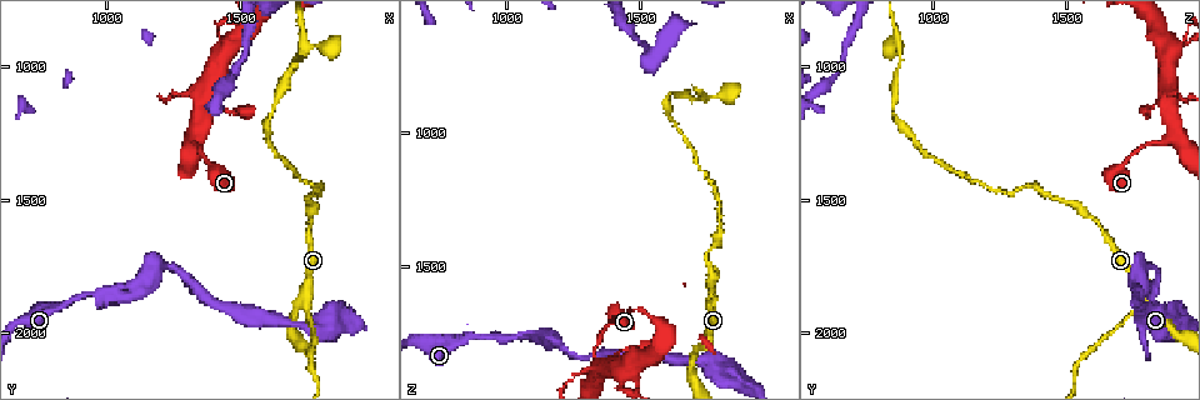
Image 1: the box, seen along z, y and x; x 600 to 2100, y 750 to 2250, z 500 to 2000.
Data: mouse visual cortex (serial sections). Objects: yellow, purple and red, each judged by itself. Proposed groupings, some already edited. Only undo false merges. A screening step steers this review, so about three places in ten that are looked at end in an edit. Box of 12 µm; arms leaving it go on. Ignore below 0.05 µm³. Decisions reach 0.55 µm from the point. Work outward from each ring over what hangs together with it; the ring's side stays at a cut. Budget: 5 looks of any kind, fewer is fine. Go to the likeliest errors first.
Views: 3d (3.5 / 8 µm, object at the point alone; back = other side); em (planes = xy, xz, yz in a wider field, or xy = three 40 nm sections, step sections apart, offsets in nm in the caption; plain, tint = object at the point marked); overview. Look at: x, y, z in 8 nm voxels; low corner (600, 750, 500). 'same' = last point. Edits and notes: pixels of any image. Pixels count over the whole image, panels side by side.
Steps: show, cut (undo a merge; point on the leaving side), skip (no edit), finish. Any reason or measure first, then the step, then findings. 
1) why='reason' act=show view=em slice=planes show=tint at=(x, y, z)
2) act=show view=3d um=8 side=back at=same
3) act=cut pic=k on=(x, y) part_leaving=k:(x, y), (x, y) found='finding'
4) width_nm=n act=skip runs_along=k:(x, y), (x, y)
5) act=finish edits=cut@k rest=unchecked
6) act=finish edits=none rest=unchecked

why='thin neck' act=show view=3d um=8 side=back at=(1060, 1840, 1760)

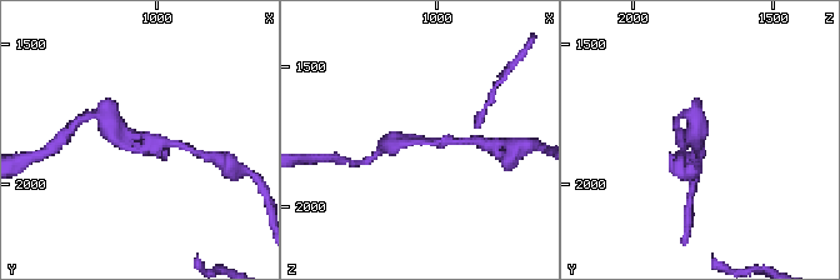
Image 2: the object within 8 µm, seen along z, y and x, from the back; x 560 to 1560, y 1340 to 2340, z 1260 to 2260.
act=show view=3d um=3.5 at=(1070, 1830, 1760)

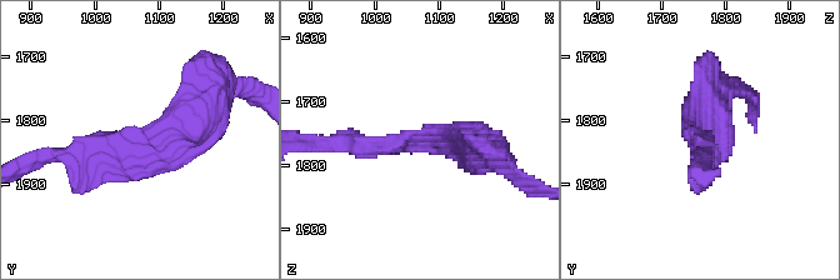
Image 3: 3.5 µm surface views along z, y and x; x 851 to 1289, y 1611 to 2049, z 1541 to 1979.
why='now the EM' act=show view=em slice=planes show=tint at=(1065, 1840, 1760)

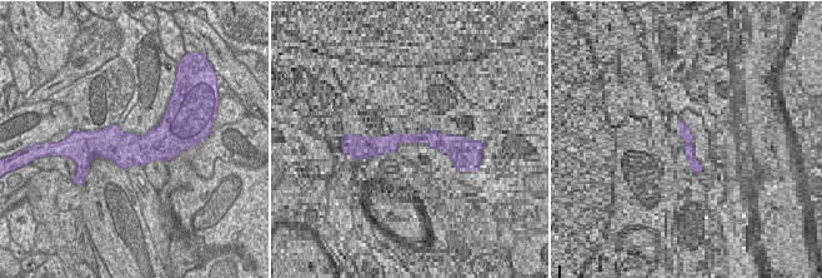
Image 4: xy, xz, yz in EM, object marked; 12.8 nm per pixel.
act=skip runs_along=3:(51, 156), (168, 141), (205, 106) found='continuous, no second cell'

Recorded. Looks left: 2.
act=show view=3d um=8 at=(1280, 1790, 1830)

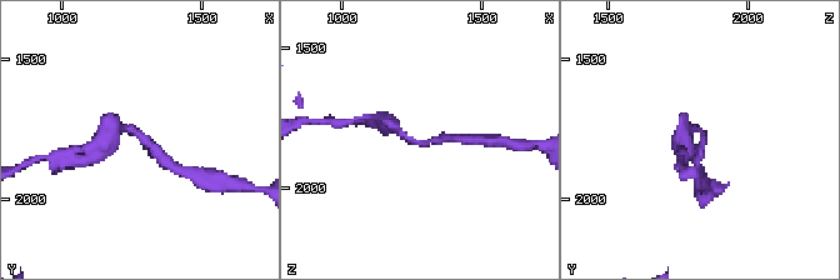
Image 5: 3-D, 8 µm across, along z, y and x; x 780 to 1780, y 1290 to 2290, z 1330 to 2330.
arm_widths_nm=300,300 act=show view=em slice=xy step=3 show=tint at=(1280, 1780, 1840)

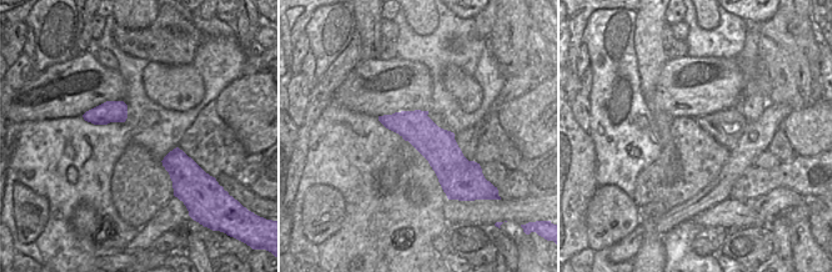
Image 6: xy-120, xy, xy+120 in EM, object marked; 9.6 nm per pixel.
act=skip runs_along=5:(111, 135), (133, 130), (166, 160) found='continuous, no second cell'

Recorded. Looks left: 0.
act=finish edits=none rest=unchecked

